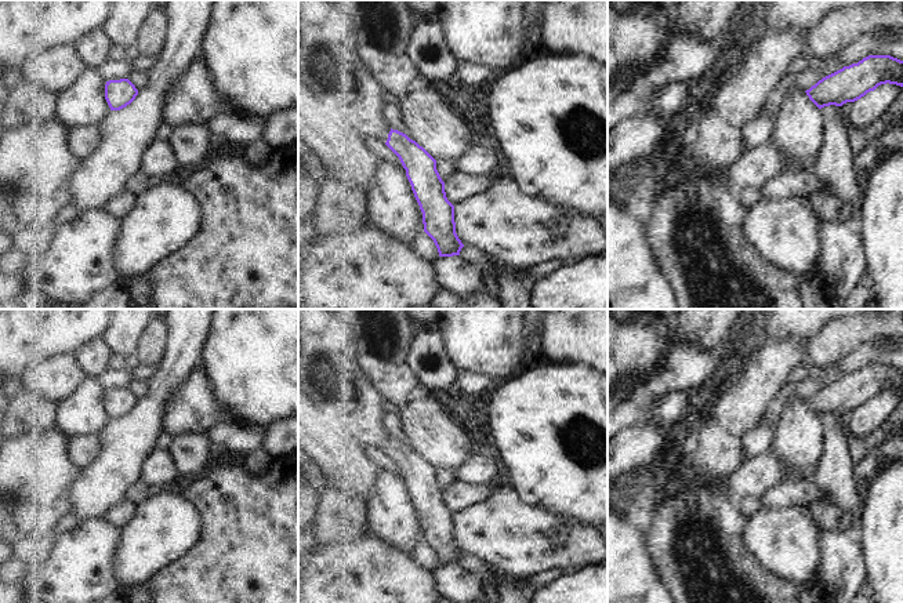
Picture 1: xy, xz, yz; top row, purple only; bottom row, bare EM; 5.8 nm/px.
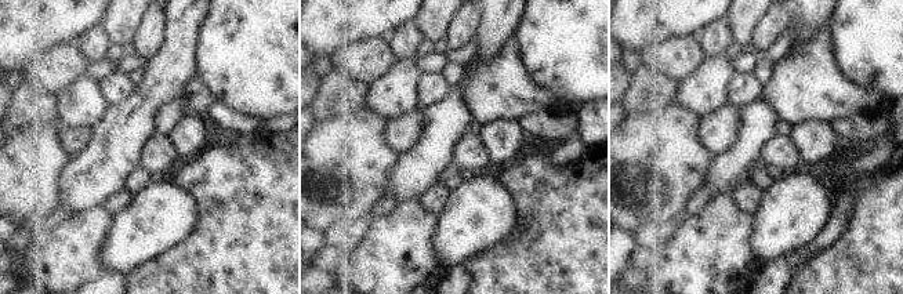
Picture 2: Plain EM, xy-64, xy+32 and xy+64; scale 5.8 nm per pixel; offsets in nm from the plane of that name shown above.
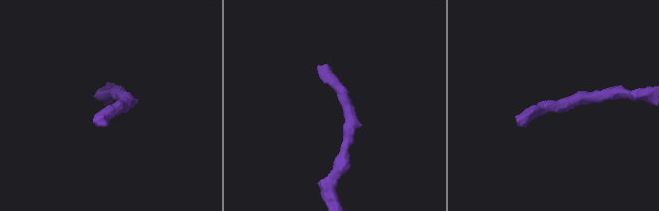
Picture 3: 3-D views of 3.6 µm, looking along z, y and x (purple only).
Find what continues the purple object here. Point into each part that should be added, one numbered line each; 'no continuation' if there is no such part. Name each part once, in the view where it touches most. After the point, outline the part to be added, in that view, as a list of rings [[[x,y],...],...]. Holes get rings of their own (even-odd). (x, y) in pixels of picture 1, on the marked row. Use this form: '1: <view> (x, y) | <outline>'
no continuation

